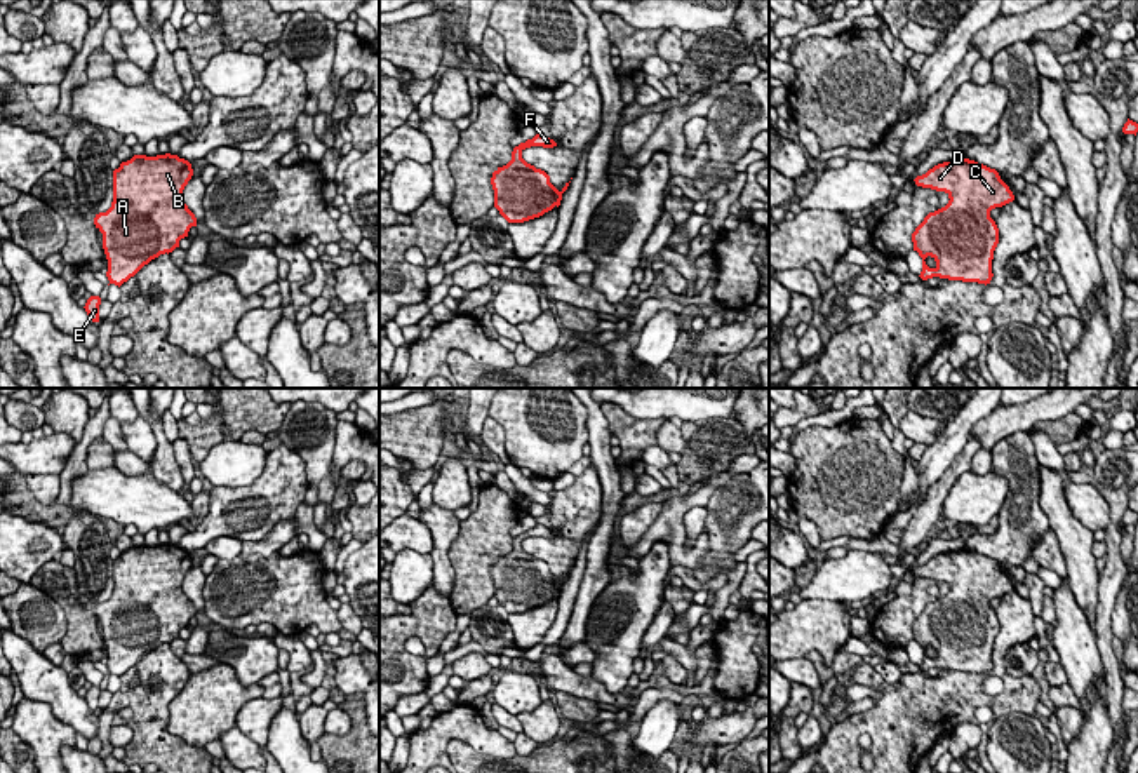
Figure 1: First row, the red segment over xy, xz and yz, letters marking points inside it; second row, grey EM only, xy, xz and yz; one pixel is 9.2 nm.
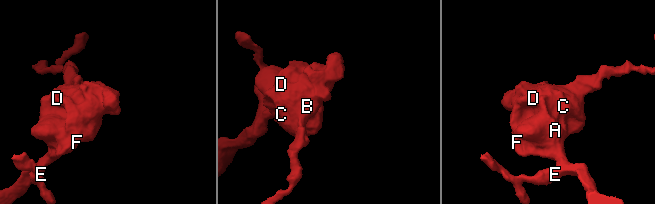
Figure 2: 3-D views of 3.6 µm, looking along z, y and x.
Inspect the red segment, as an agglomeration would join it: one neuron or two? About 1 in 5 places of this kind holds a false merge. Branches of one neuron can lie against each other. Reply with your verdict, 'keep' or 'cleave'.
keep

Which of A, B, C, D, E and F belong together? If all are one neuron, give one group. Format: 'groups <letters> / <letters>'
groups A B C D E F

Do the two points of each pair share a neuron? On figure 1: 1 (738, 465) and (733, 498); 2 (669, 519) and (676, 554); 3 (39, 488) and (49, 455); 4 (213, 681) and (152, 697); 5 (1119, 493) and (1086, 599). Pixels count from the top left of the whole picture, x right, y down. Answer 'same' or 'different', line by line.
1: different
2: same
3: different
4: different
5: different

